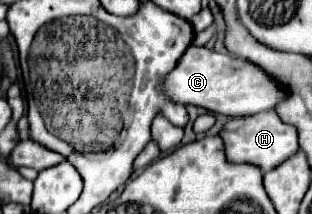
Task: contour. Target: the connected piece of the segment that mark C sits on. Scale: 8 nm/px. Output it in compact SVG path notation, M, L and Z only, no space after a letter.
M189 46L177 68L165 78L165 92L179 104L203 106L225 116L251 116L257 112L273 110L279 102L289 98L287 86L283 86L261 66L245 58L219 54L205 46Z

